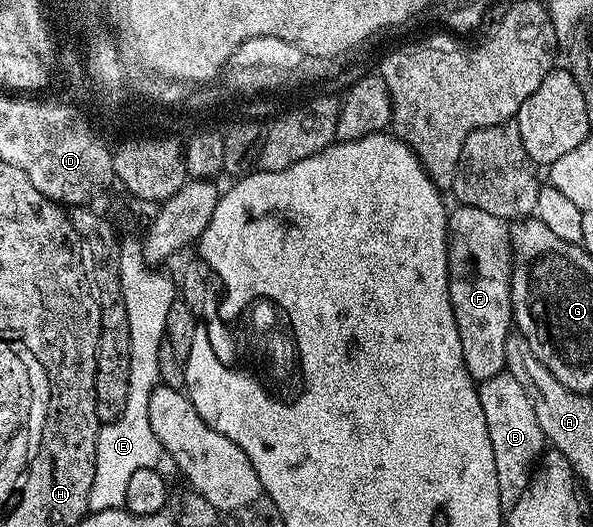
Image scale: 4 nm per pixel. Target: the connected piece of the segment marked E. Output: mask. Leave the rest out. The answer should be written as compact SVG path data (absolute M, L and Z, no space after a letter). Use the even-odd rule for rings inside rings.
M127 248L119 251L121 292L125 296L125 316L129 316L129 398L116 422L100 425L93 488L89 488L88 511L123 510L129 479L137 468L158 467L161 447L149 424L149 396L160 383L157 352L165 341L165 319L177 300L177 282L167 274L154 274L142 253Z

